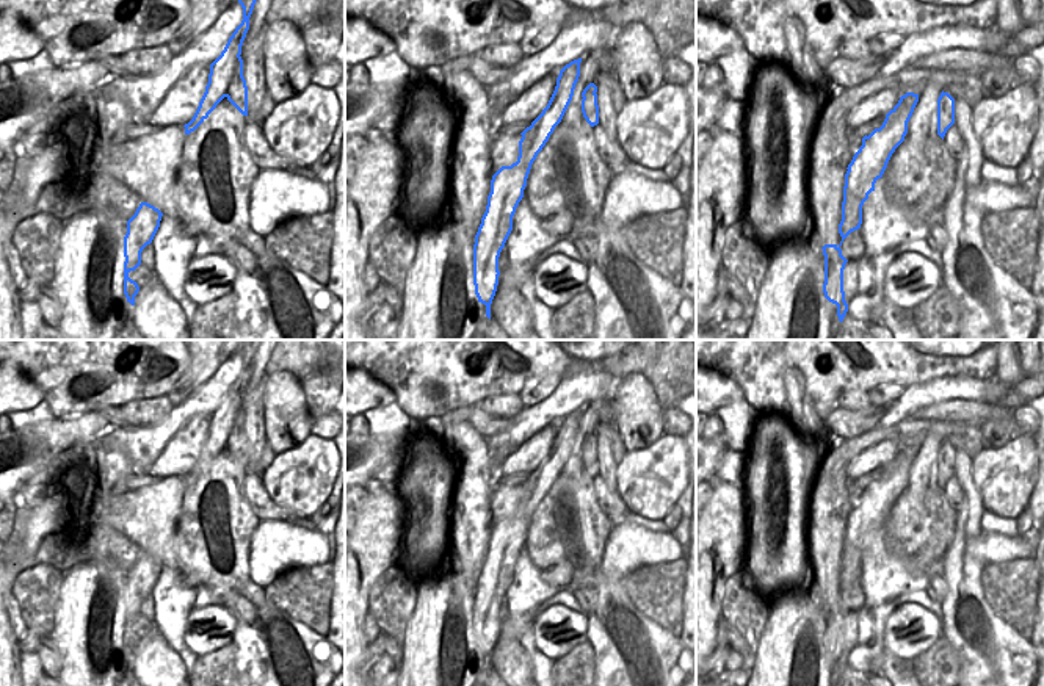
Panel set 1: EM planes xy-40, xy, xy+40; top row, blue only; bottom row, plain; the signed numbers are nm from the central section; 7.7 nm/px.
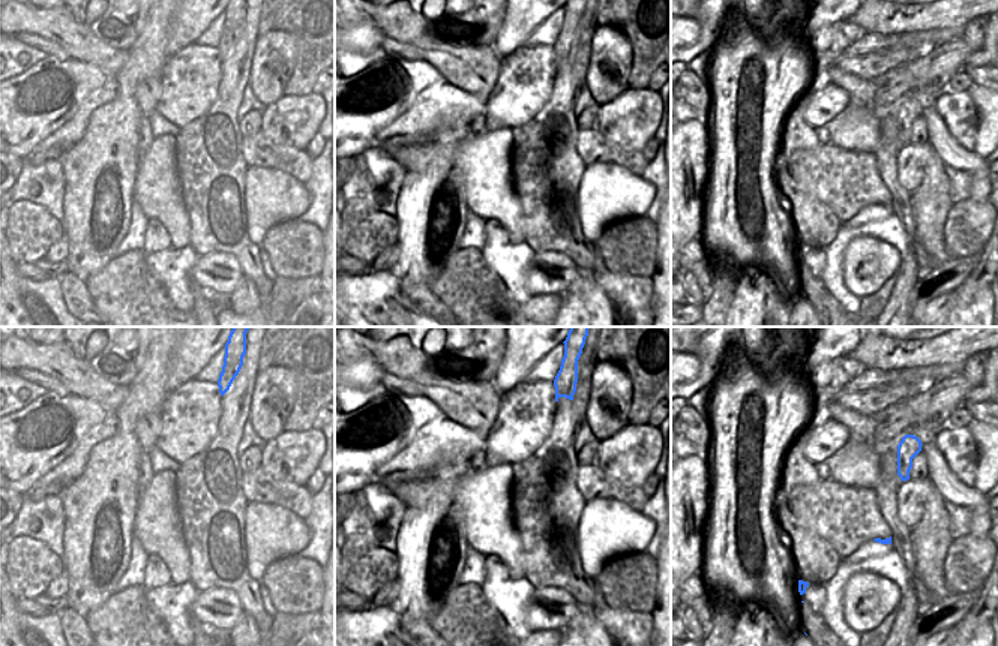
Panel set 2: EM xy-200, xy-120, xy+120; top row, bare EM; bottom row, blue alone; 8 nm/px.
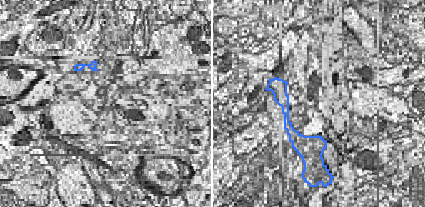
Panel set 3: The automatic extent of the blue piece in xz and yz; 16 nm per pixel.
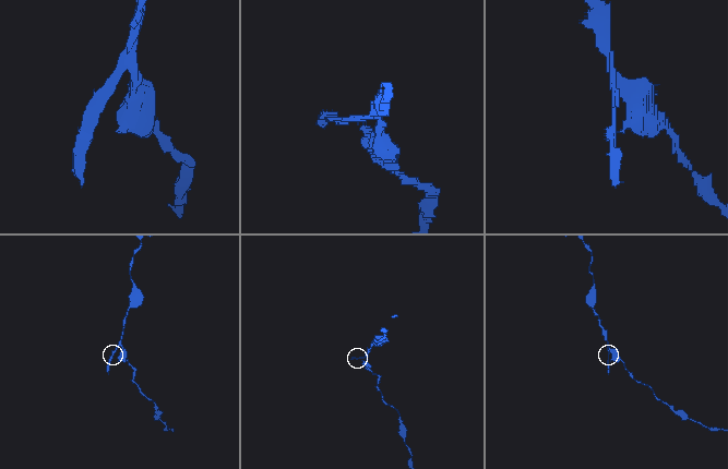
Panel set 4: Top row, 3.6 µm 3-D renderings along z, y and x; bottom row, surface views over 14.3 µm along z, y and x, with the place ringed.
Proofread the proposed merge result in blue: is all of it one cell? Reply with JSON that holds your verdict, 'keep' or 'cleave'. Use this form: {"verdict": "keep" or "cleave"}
{"verdict": "cleave"}

